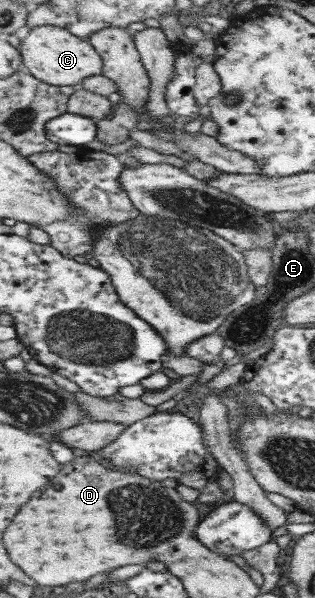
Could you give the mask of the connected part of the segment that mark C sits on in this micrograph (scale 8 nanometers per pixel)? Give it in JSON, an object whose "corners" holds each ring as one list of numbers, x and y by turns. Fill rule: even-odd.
{"corners":[[41,26,33,28,20,44,25,70,37,79,56,86,75,86,78,88,86,77,103,75,103,57,86,39,73,35,62,27]]}

